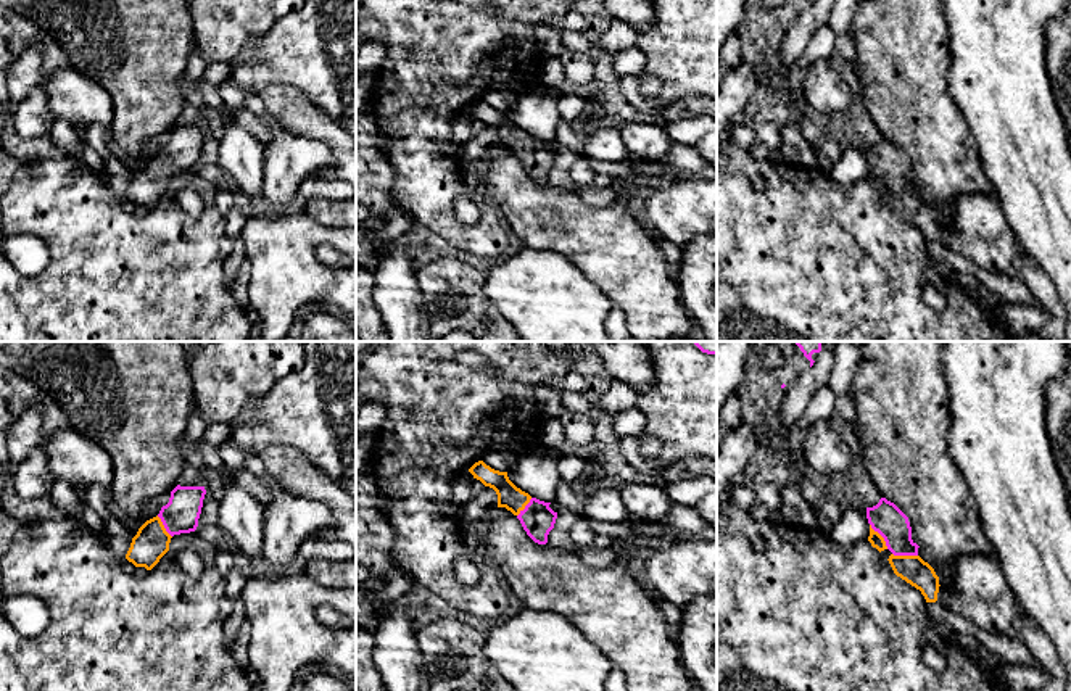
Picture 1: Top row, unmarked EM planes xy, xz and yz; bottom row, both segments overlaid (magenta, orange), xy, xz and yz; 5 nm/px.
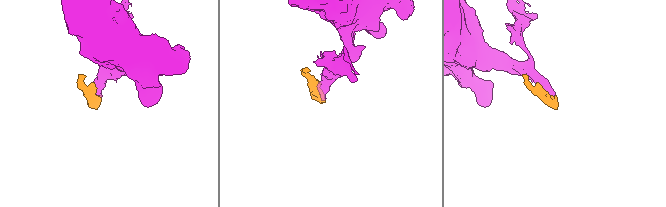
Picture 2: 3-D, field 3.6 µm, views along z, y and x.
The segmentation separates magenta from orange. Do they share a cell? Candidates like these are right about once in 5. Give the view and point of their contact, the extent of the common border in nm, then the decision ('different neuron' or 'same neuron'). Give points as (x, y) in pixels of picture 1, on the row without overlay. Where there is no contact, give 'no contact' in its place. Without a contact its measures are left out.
meets magenta in yz at (881, 174); contact 160 nm long; same neuron

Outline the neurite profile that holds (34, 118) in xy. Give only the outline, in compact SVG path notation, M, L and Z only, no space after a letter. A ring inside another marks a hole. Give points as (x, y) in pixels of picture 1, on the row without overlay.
M43 84L37 85L13 110L14 129L24 140L35 140L50 134L56 116L47 100Z

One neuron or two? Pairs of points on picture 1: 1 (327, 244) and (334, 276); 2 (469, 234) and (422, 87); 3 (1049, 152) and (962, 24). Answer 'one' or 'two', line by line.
1: one
2: one
3: one

